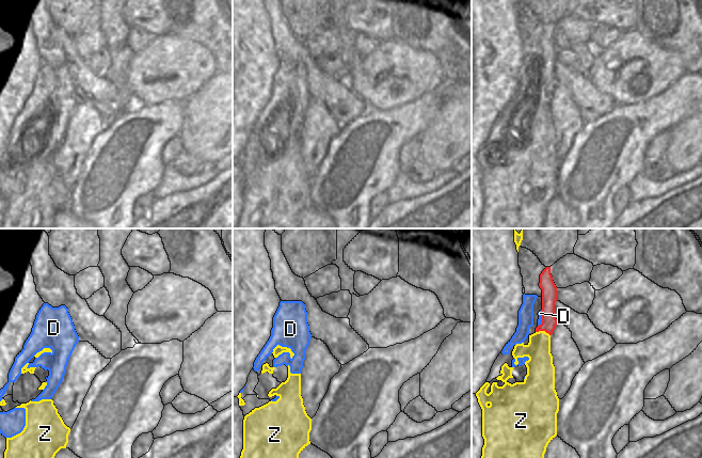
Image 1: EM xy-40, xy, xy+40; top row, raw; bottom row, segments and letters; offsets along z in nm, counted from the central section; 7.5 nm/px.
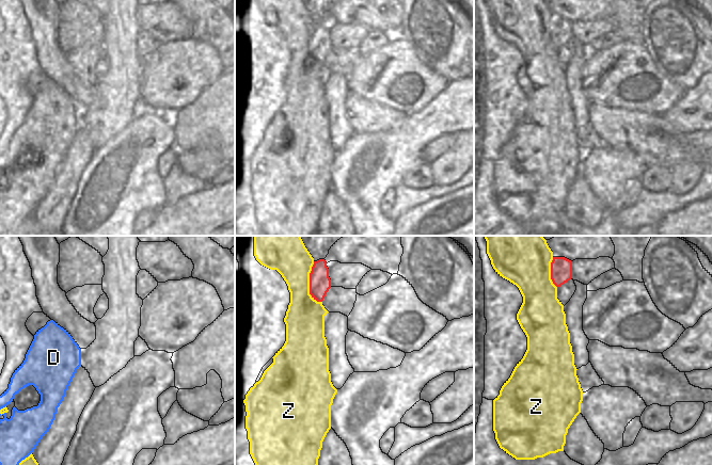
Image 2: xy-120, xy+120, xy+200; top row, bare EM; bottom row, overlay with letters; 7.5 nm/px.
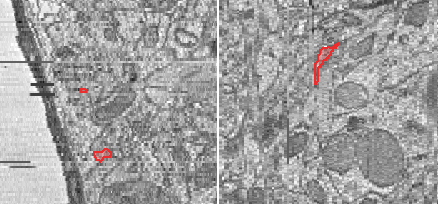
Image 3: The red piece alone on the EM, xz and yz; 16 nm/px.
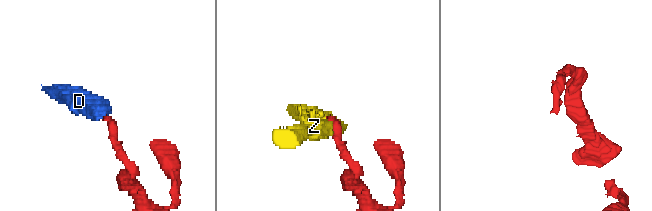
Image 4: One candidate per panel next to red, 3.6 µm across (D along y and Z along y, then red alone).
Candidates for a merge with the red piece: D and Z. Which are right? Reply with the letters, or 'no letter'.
D.

